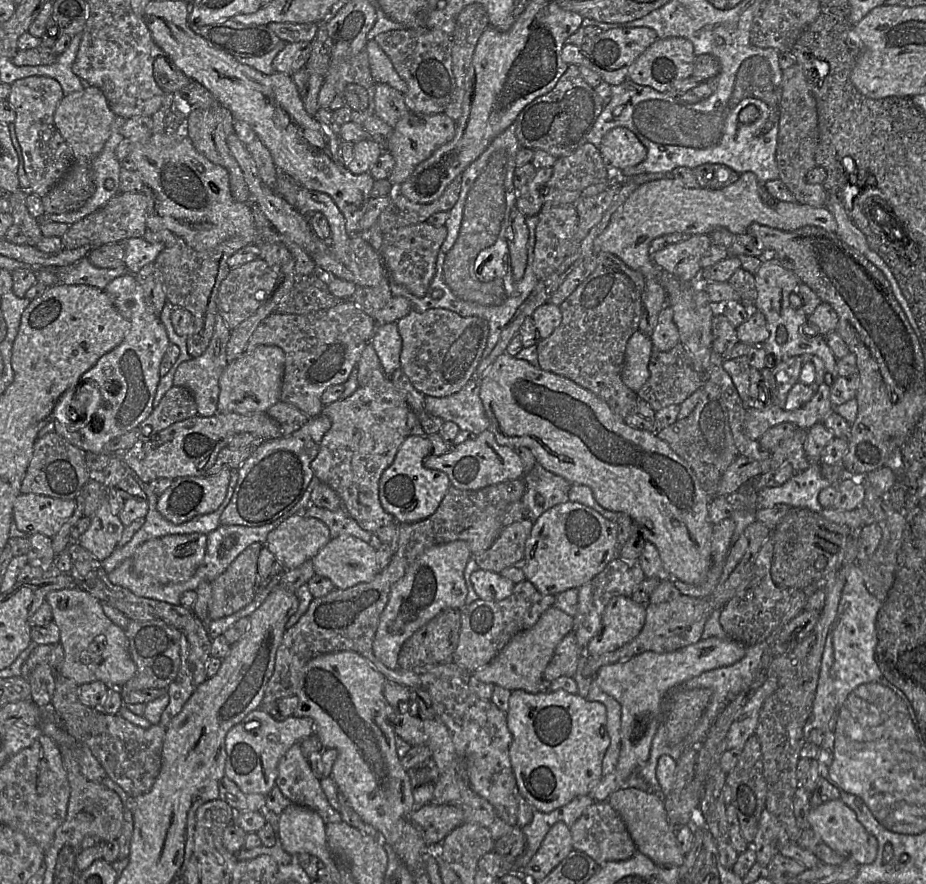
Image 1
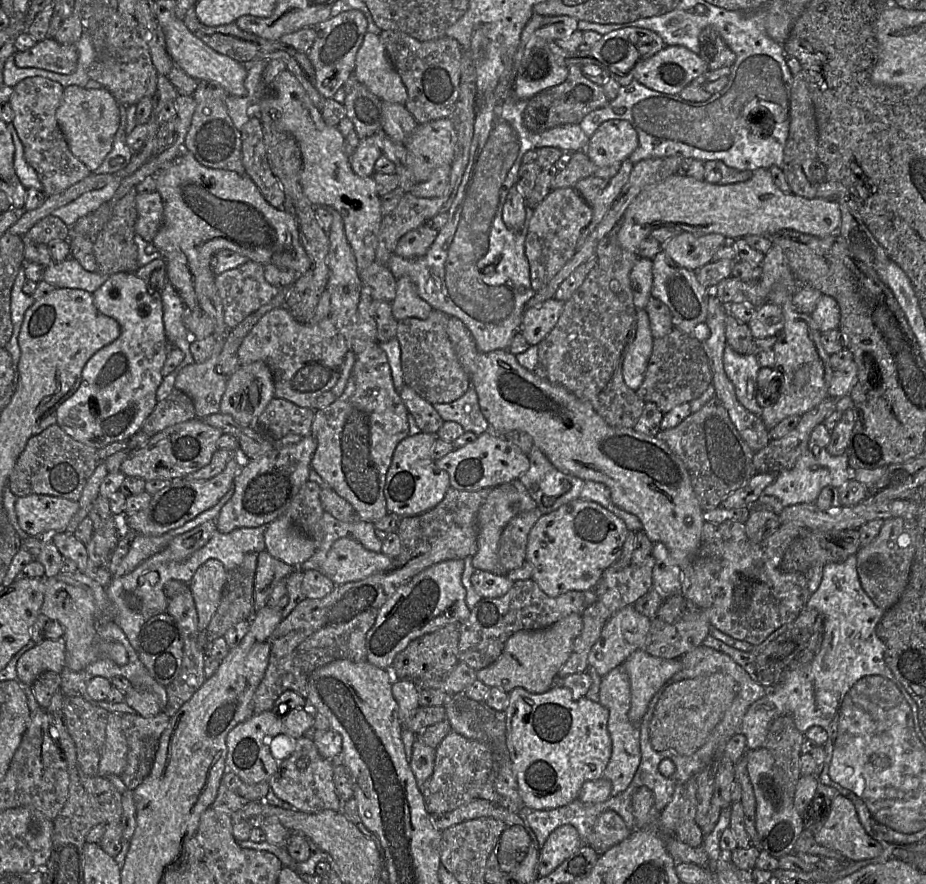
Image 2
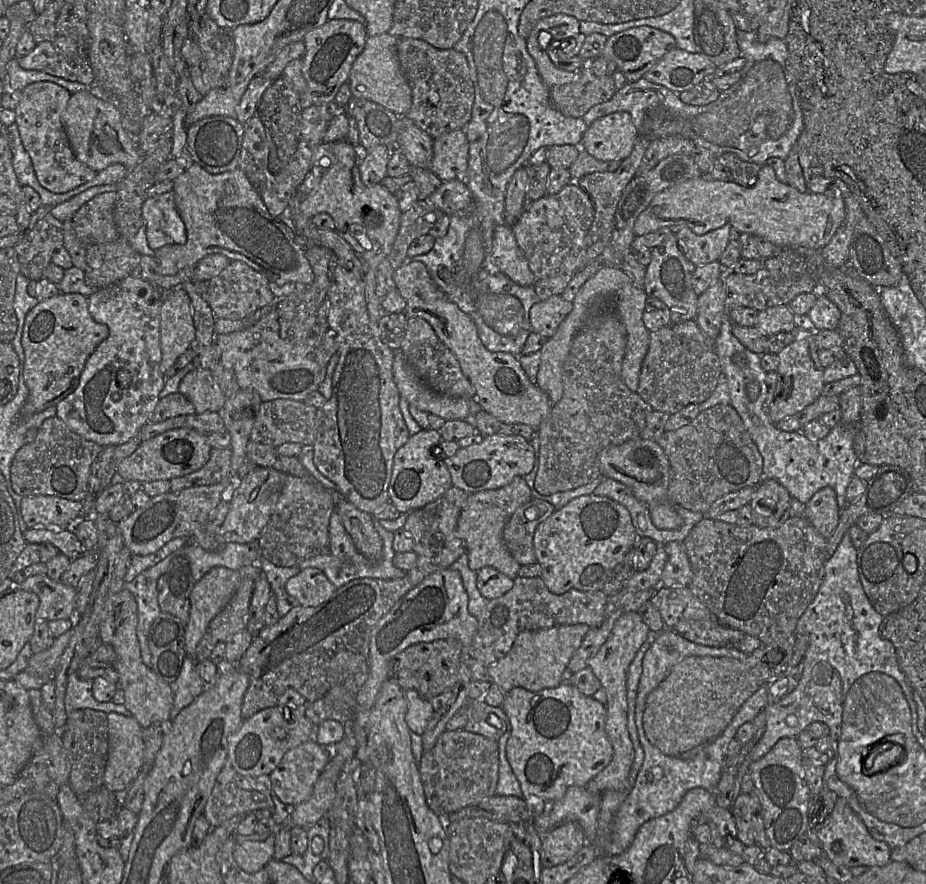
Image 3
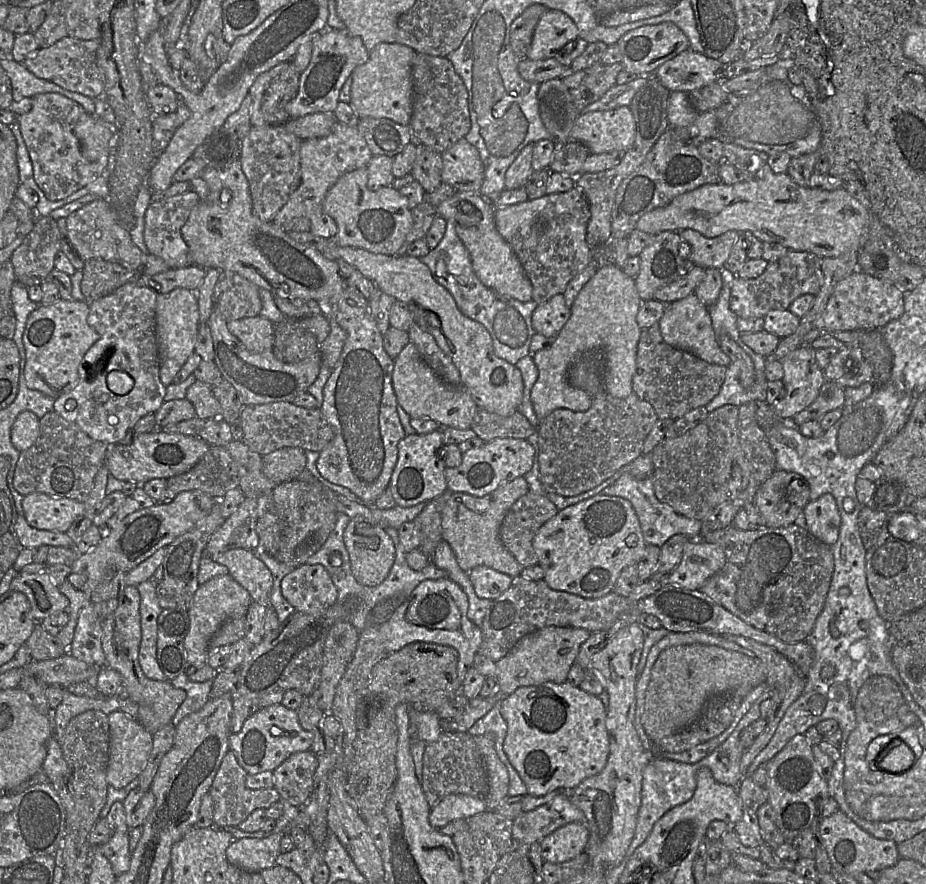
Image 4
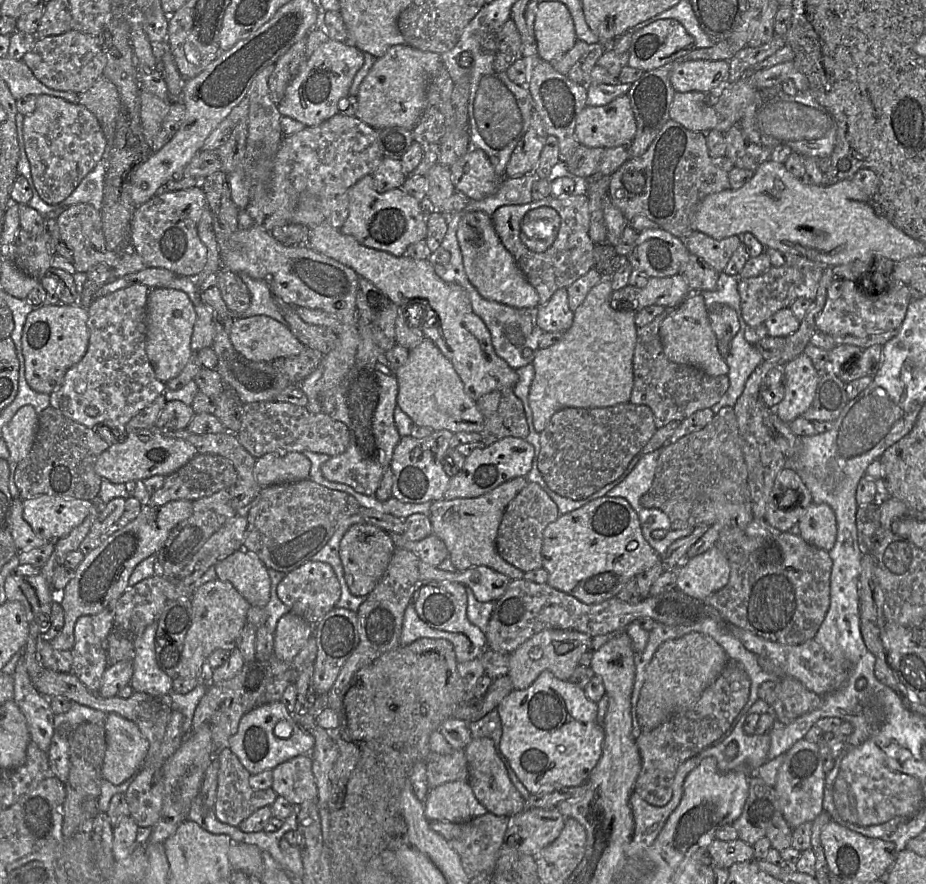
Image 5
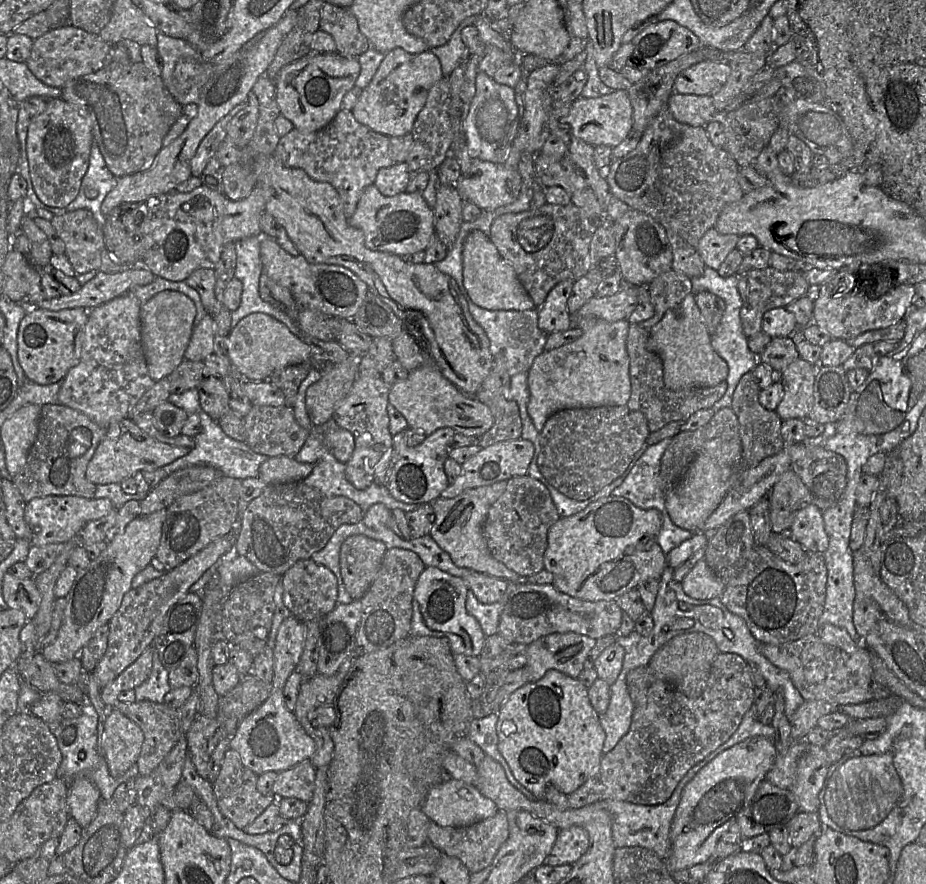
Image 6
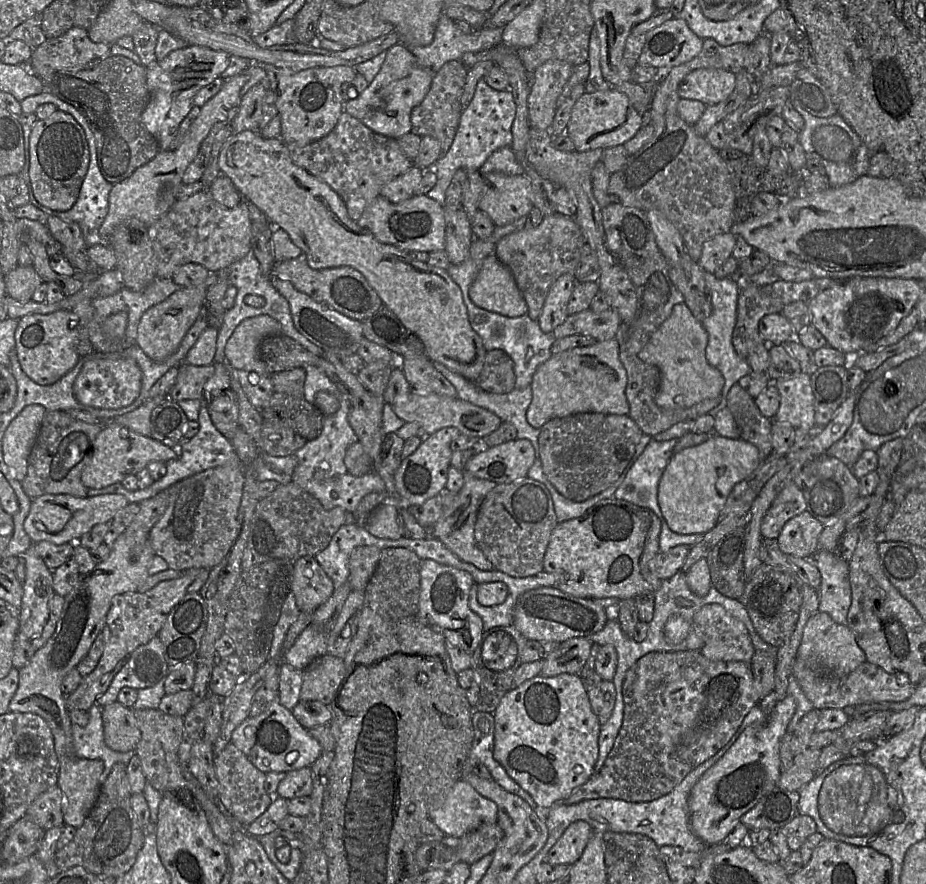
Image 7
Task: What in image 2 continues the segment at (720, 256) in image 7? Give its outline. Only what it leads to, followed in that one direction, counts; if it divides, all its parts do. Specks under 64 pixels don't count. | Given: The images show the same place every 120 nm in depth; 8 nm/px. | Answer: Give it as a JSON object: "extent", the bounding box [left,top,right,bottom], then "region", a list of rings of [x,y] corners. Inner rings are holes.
{"extent":[661,231,725,272],"region":[[[682,231],[661,246],[678,265],[696,272],[713,261],[713,256],[724,243],[725,238],[724,235],[718,233],[694,236]]]}

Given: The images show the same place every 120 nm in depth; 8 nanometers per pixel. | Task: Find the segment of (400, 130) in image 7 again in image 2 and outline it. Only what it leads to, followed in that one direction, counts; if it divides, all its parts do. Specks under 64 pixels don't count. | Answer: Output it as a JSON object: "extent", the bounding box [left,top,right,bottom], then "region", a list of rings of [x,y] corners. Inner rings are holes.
{"extent":[356,32,406,105],"region":[[[366,32],[356,54],[356,78],[382,101],[405,105],[406,86],[393,67],[379,35]]]}

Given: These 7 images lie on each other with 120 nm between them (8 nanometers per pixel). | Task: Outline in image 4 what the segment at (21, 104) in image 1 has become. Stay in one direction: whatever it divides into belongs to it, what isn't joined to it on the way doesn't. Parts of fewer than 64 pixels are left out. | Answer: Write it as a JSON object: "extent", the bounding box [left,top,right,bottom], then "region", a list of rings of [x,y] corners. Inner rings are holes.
{"extent":[17,93,111,200],"region":[[[58,93],[38,94],[32,100],[31,110],[17,116],[17,121],[32,162],[34,180],[49,200],[62,200],[96,180],[105,169],[110,169],[111,158],[102,157],[90,162],[83,157],[74,127],[86,111],[77,102]]]}

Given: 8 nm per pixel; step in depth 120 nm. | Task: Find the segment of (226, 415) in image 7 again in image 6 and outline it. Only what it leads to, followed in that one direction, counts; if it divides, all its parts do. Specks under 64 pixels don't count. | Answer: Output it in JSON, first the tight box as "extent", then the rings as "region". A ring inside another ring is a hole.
{"extent":[198,378,231,421],"region":[[[204,378],[198,386],[198,394],[201,409],[216,421],[231,410],[229,394],[220,378]]]}

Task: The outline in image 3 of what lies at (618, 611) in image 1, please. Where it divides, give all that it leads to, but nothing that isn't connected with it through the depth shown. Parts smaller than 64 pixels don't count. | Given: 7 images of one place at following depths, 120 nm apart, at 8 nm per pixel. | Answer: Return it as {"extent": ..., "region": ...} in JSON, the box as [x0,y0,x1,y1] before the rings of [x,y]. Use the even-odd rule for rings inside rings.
{"extent":[586,612,649,795],"region":[[[637,612],[625,613],[615,622],[599,651],[588,661],[588,667],[599,679],[607,695],[606,733],[613,748],[610,763],[586,785],[590,791],[600,795],[608,790],[630,790],[630,770],[635,751],[627,727],[627,675],[629,666],[647,640],[649,631],[649,627]]]}

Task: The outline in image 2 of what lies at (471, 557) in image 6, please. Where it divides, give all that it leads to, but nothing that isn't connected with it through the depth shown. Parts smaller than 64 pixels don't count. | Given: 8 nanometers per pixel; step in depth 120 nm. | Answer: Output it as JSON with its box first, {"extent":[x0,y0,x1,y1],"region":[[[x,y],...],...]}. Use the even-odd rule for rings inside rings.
{"extent":[472,479,537,575],"region":[[[519,479],[492,488],[476,517],[478,551],[472,559],[473,567],[476,570],[489,571],[497,575],[507,575],[498,558],[501,534],[512,518],[535,508],[537,508],[535,500]]]}

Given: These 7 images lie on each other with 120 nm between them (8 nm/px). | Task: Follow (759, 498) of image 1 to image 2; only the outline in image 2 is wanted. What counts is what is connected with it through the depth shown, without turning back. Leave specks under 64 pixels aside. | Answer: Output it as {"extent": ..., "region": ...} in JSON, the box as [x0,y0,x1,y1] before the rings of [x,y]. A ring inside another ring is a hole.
{"extent":[761,448,852,507],"region":[[[808,448],[797,460],[794,467],[776,473],[775,481],[767,486],[761,495],[777,498],[783,507],[795,504],[814,504],[820,491],[826,486],[842,487],[852,476],[847,453],[833,456],[826,448]]]}

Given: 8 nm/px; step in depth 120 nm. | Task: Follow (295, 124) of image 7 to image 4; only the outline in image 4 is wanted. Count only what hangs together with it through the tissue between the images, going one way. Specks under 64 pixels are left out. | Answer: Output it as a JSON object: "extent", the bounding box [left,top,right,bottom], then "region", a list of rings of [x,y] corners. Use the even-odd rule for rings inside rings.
{"extent":[285,29,369,119],"region":[[[325,29],[313,41],[313,50],[307,68],[300,74],[299,90],[285,110],[290,119],[320,112],[334,112],[339,102],[340,90],[353,70],[367,62],[369,51],[362,39],[351,35],[346,29]]]}

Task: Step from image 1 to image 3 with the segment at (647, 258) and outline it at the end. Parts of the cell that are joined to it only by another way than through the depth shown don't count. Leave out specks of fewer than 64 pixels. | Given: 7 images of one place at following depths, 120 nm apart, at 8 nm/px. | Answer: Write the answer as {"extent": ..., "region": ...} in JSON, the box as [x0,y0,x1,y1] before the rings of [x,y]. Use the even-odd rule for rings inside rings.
{"extent":[634,164,846,248],"region":[[[764,164],[756,183],[744,187],[734,181],[719,181],[701,176],[686,180],[658,193],[634,223],[634,234],[643,235],[662,227],[688,227],[703,235],[725,225],[740,233],[750,233],[772,242],[779,248],[812,248],[826,246],[846,217],[845,199],[838,188],[831,194],[802,193],[788,183],[780,182],[774,169]]]}

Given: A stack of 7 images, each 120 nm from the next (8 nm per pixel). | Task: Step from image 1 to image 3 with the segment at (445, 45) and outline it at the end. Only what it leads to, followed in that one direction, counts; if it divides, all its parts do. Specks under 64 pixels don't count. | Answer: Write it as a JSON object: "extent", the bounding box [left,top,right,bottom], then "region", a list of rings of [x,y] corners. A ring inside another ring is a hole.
{"extent":[397,37,474,139],"region":[[[403,37],[397,41],[399,63],[412,90],[412,104],[406,117],[433,139],[464,129],[471,119],[474,103],[474,87],[465,55],[454,48],[437,49],[420,39]]]}

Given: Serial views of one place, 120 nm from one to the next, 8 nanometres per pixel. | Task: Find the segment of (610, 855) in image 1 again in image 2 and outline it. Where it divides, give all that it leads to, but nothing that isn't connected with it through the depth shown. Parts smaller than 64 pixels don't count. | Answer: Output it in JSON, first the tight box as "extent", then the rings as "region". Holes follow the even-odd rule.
{"extent":[587,810,631,856],"region":[[[612,810],[602,812],[588,834],[587,844],[600,856],[625,840],[631,833],[622,817]]]}

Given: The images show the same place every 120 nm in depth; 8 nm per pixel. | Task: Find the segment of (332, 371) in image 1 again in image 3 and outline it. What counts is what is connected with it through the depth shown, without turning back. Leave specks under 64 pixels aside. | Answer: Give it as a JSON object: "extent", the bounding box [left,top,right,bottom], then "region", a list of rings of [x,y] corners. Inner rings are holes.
{"extent":[216,310,338,402],"region":[[[273,310],[242,331],[216,335],[221,363],[234,373],[240,389],[257,392],[263,402],[276,399],[304,401],[324,380],[327,365],[337,353],[338,345],[331,331],[312,335],[300,343],[283,340],[279,332],[278,315]]]}

